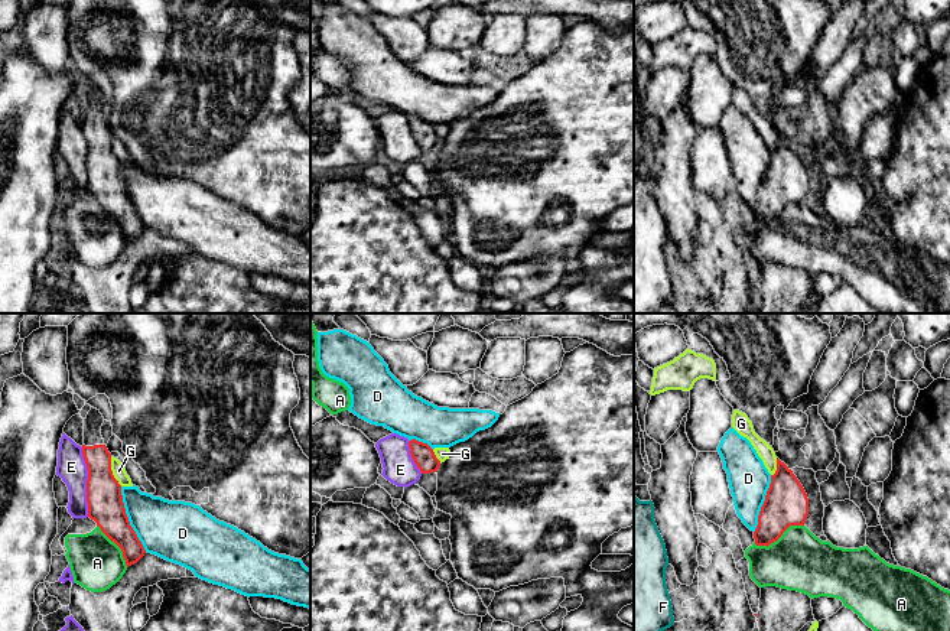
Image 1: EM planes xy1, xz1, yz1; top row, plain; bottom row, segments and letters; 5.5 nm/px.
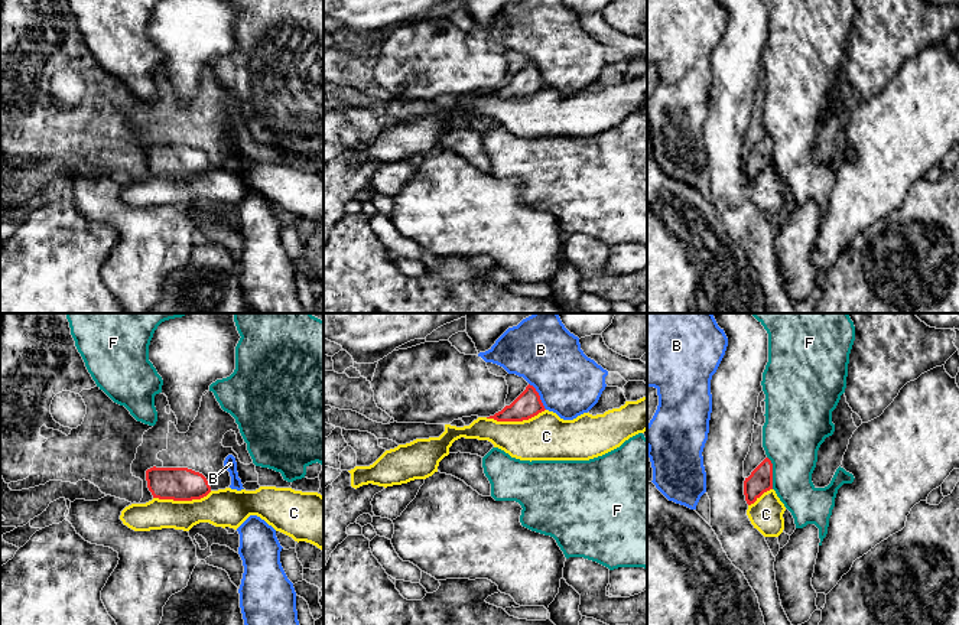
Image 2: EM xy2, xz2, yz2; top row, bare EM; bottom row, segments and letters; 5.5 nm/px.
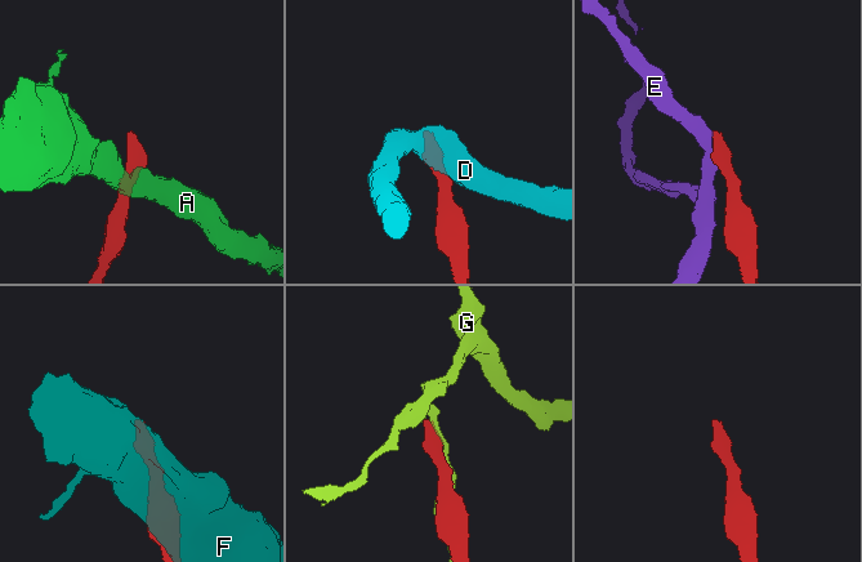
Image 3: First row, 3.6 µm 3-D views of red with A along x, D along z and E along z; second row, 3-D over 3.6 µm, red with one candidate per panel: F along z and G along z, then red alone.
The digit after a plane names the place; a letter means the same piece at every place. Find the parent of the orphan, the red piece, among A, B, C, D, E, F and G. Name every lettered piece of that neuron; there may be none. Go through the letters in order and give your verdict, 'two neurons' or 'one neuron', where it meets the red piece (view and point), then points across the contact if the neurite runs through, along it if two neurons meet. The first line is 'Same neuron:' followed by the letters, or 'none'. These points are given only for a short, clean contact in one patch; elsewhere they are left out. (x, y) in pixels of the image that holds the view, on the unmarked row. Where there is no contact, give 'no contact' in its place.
Same neuron: none
A: two neurons; meets red in yz1 at (778, 214); border along yz1 (803, 201), (791, 201), (767, 223), (757, 223), (754, 220)
B: two neurons; meets red in xz2 at (539, 72)
C: two neurons; meets red in xz2 at (514, 97); border along xz2 (545, 85), (522, 97), (494, 97), (485, 94)
D: two neurons; meets red in xy1 at (127, 195)
E: two neurons; meets red in xy1 at (87, 158); border along xy1 (81, 123), (87, 145), (88, 192)
F: two neurons; meets red in yz2 at (771, 149)
G: two neurons; meets red in xy1 at (111, 148)

